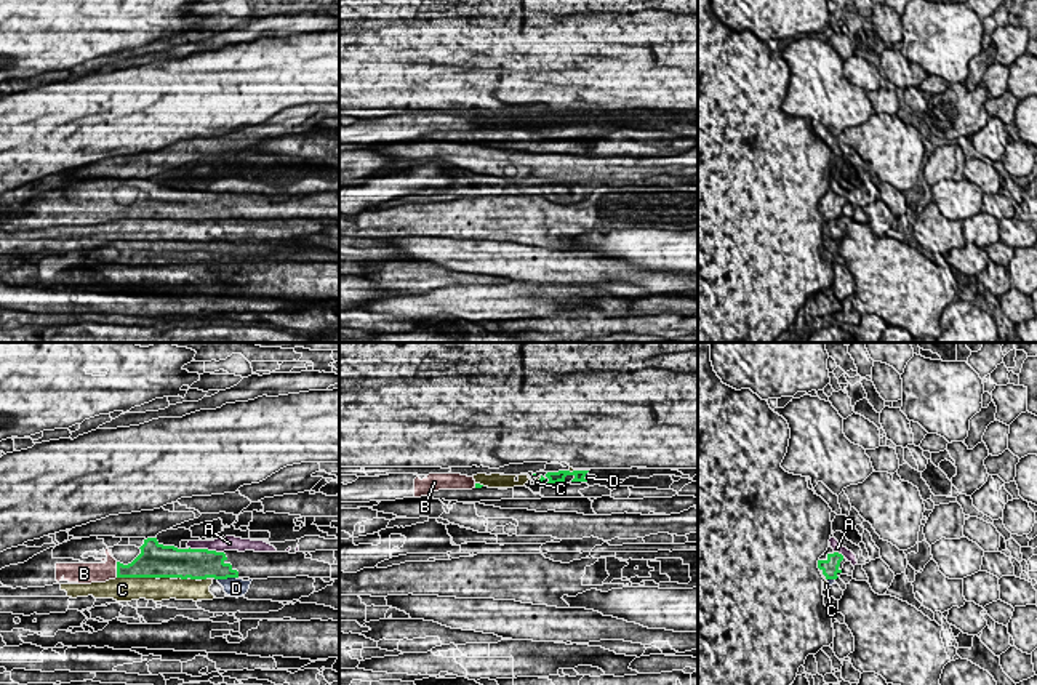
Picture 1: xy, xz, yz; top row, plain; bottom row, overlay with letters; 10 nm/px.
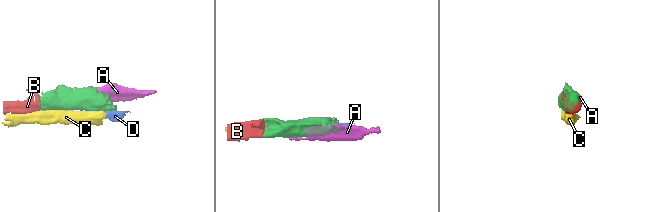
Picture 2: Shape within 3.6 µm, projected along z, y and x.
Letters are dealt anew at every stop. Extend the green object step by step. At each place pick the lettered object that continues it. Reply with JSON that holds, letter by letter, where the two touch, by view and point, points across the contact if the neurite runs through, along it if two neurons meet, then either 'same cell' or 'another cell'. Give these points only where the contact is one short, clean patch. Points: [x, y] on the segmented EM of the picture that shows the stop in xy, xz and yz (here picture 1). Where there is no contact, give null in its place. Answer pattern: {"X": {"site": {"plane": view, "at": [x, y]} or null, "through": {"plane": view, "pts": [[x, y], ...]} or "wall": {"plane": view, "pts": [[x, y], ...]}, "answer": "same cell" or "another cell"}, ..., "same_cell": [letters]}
{"A": {"site": {"plane": "xy", "at": [207, 549]}, "wall": {"plane": "xy", "pts": [[189, 546], [223, 552]]}, "answer": "another cell"}, "B": {"site": {"plane": "xy", "at": [117, 570]}, "answer": "same cell"}, "C": {"site": {"plane": "xy", "at": [136, 576]}, "answer": "another cell"}, "D": {"site": {"plane": "xy", "at": [226, 578]}, "wall": {"plane": "xy", "pts": [[236, 576], [218, 580]]}, "answer": "another cell"}, "same_cell": ["B"]}

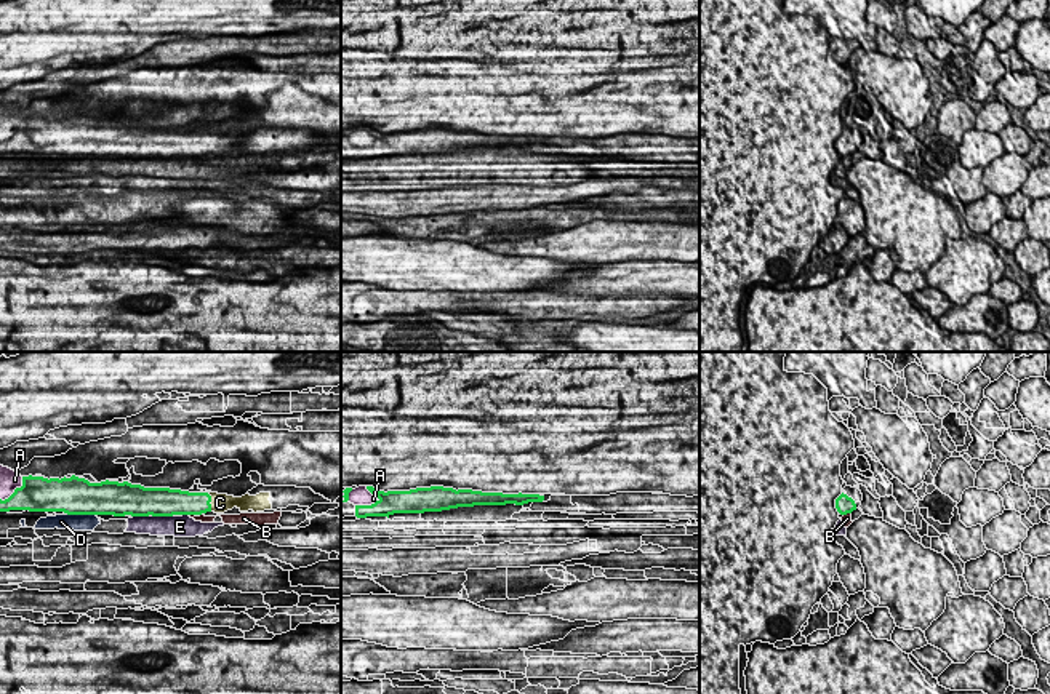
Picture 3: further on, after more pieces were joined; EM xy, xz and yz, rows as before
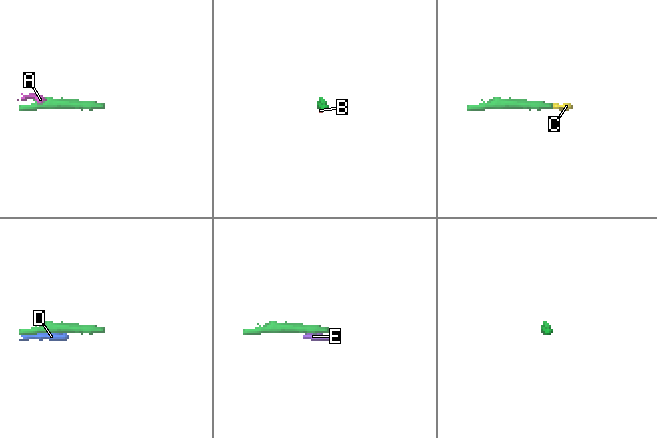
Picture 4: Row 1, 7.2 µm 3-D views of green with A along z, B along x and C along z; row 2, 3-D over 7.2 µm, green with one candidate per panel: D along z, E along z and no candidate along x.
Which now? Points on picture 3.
{"A": {"site": {"plane": "xz", "at": [367, 506]}, "answer": "same cell"}, "B": {"site": {"plane": "xy", "at": [192, 514]}, "wall": {"plane": "xy", "pts": [[189, 514], [194, 515]]}, "answer": "another cell"}, "C": {"site": {"plane": "xy", "at": [210, 501]}, "through": {"plane": "xy", "pts": [[186, 502], [210, 501], [220, 502]]}, "answer": "same cell"}, "D": {"site": {"plane": "xy", "at": [82, 514]}, "answer": "another cell"}, "E": {"site": {"plane": "xy", "at": [162, 515]}, "answer": "another cell"}, "same_cell": ["A", "C"]}

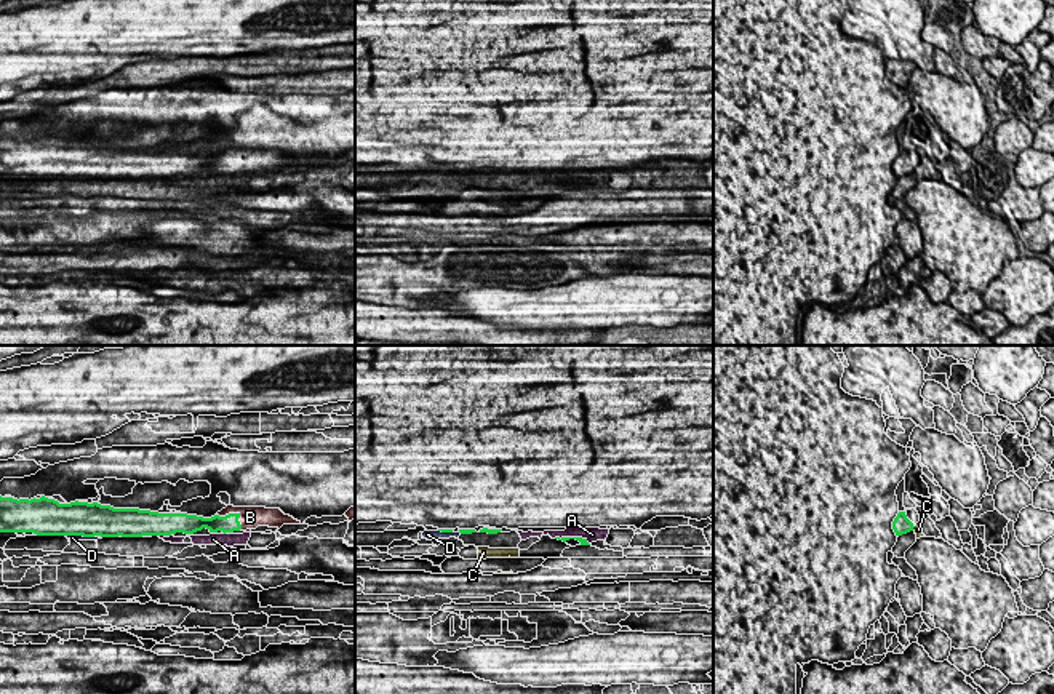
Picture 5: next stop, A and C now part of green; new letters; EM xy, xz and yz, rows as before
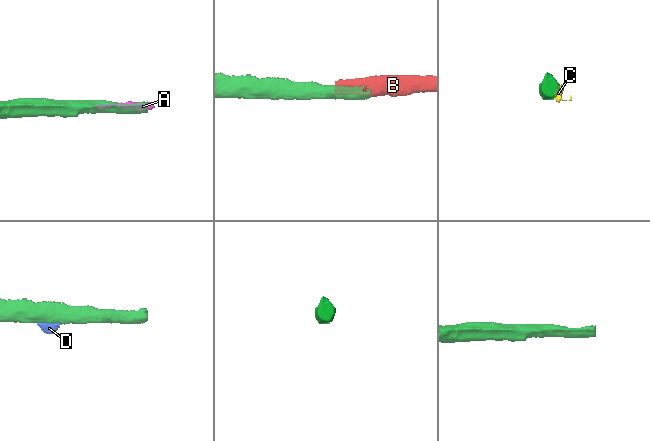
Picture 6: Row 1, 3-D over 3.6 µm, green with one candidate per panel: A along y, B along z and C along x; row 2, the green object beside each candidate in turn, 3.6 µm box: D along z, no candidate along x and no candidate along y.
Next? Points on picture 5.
{"A": {"site": {"plane": "xz", "at": [571, 538]}, "wall": {"plane": "xz", "pts": [[554, 538], [582, 538], [589, 544]]}, "answer": "another cell"}, "B": {"site": {"plane": "xy", "at": [234, 514]}, "answer": "same cell"}, "C": {"site": {"plane": "yz", "at": [914, 526]}, "answer": "another cell"}, "D": {"site": {"plane": "xy", "at": [80, 534]}, "wall": {"plane": "xy", "pts": [[66, 534], [95, 536]]}, "answer": "another cell"}, "same_cell": ["B"]}

